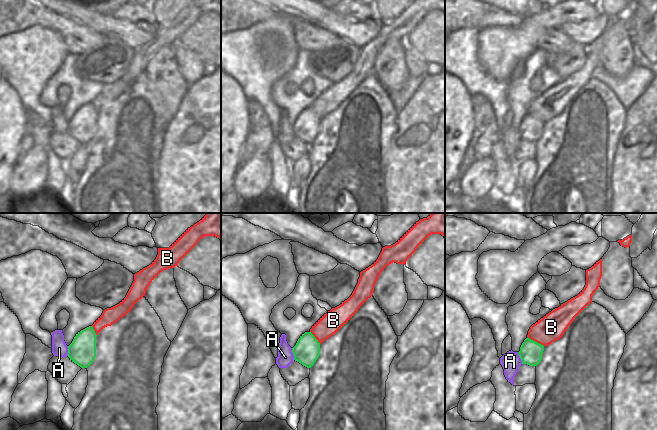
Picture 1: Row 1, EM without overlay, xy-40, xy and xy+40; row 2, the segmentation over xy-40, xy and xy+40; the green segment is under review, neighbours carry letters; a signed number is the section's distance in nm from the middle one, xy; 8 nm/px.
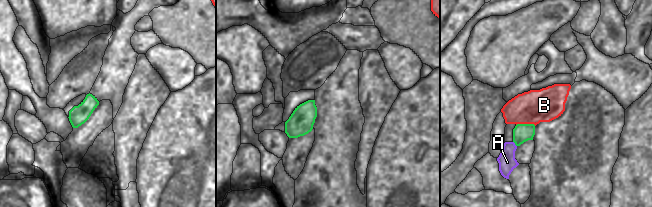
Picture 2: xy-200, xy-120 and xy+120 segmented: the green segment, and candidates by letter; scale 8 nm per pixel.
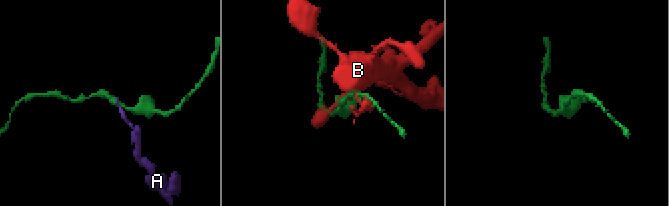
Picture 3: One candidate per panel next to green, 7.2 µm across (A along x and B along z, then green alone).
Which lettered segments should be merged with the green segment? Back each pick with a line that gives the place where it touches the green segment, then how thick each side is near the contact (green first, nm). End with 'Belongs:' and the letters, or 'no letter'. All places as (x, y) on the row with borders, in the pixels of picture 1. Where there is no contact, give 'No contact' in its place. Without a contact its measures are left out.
Belongs: no letter.

